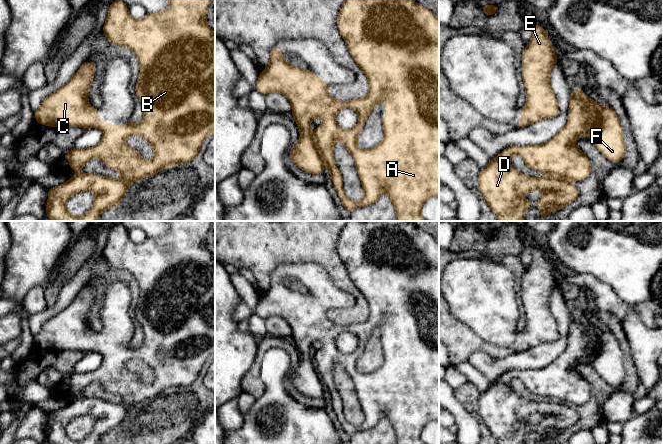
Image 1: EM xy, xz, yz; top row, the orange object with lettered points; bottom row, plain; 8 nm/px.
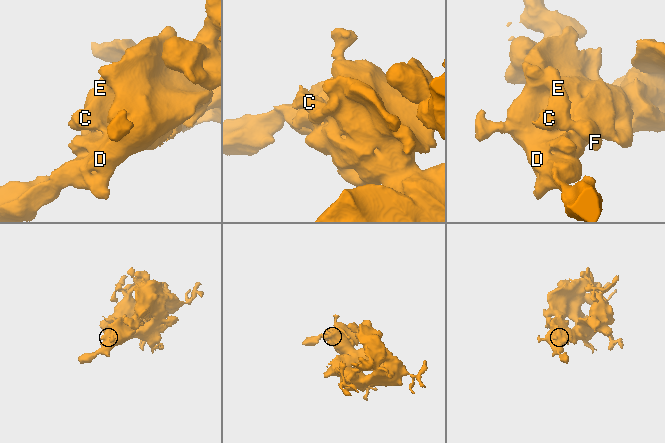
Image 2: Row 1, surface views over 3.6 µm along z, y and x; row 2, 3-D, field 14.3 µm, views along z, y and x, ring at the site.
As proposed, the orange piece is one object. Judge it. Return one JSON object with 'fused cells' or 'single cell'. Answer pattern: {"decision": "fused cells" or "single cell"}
{"decision": "single cell"}

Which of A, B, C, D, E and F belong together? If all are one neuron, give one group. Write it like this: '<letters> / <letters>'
A B C D E F

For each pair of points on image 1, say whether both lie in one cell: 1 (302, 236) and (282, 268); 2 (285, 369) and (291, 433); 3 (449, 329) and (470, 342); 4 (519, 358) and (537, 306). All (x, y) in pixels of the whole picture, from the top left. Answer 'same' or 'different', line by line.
1: different
2: same
3: same
4: different

